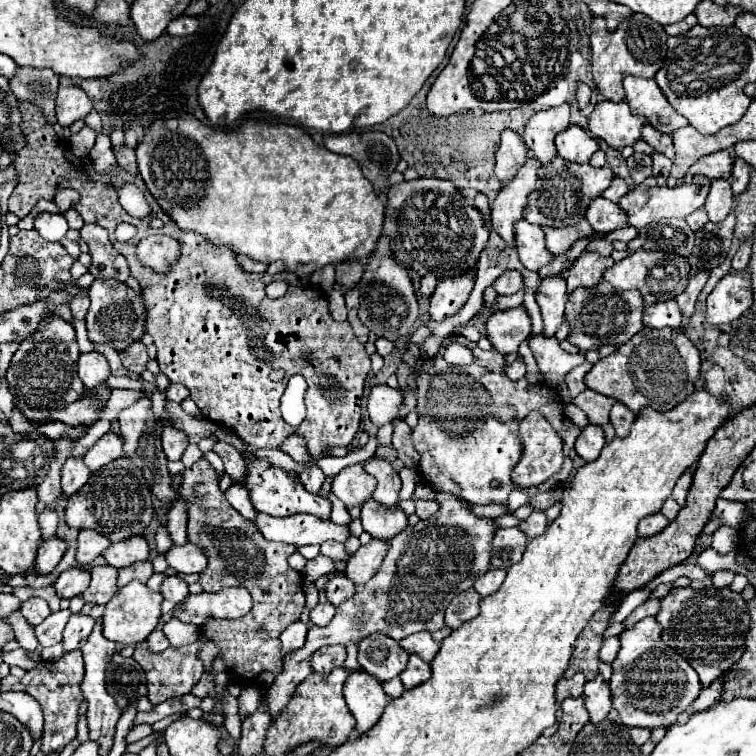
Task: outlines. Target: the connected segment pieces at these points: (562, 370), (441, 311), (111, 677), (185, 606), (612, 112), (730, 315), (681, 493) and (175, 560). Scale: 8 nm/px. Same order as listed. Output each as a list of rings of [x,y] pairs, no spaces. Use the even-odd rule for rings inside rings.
[[[544,334],[528,340],[530,350],[538,362],[538,368],[544,376],[544,382],[560,390],[566,382],[566,374],[584,362],[584,356],[572,356],[564,352],[556,338],[546,338]]]
[[[474,270],[456,278],[444,278],[438,282],[430,298],[430,320],[442,322],[460,312],[474,288]]]
[[[114,654],[112,662],[108,664],[106,688],[122,710],[148,694],[146,674],[142,672],[142,666],[132,658],[122,658],[120,654]]]
[[[224,588],[220,592],[208,594],[190,594],[180,602],[180,610],[174,612],[174,618],[182,622],[206,622],[208,616],[214,618],[242,618],[252,608],[252,598],[246,588]]]
[[[598,102],[588,118],[588,128],[596,138],[602,138],[612,148],[632,146],[642,132],[646,120],[632,114],[626,102]]]
[[[730,270],[708,294],[708,322],[716,326],[730,324],[732,320],[738,320],[752,304],[750,272]]]
[[[690,468],[686,474],[682,474],[682,478],[676,482],[674,492],[672,492],[672,498],[678,502],[680,508],[686,506],[686,494],[688,494],[690,484],[692,484],[692,468]]]
[[[194,544],[170,548],[170,552],[166,554],[166,562],[170,568],[174,568],[176,572],[182,572],[182,574],[202,572],[206,568],[206,556]]]

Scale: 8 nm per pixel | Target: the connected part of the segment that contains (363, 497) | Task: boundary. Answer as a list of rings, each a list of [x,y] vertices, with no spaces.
[[[362,464],[340,470],[332,480],[334,496],[342,500],[348,510],[354,506],[362,506],[366,500],[370,500],[374,488],[376,480],[362,468]]]

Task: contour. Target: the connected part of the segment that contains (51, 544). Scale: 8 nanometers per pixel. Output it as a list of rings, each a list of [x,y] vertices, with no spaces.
[[[58,538],[44,540],[40,544],[40,548],[38,548],[38,554],[36,554],[36,562],[34,562],[32,572],[38,574],[38,576],[50,574],[58,566],[60,558],[64,556],[64,552],[66,552],[66,544],[62,540],[58,540]]]

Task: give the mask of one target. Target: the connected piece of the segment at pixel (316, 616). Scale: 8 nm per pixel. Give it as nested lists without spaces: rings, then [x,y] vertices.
[[[320,590],[320,602],[318,606],[310,612],[310,620],[316,624],[316,626],[326,626],[336,614],[336,608],[326,600],[326,590]]]

